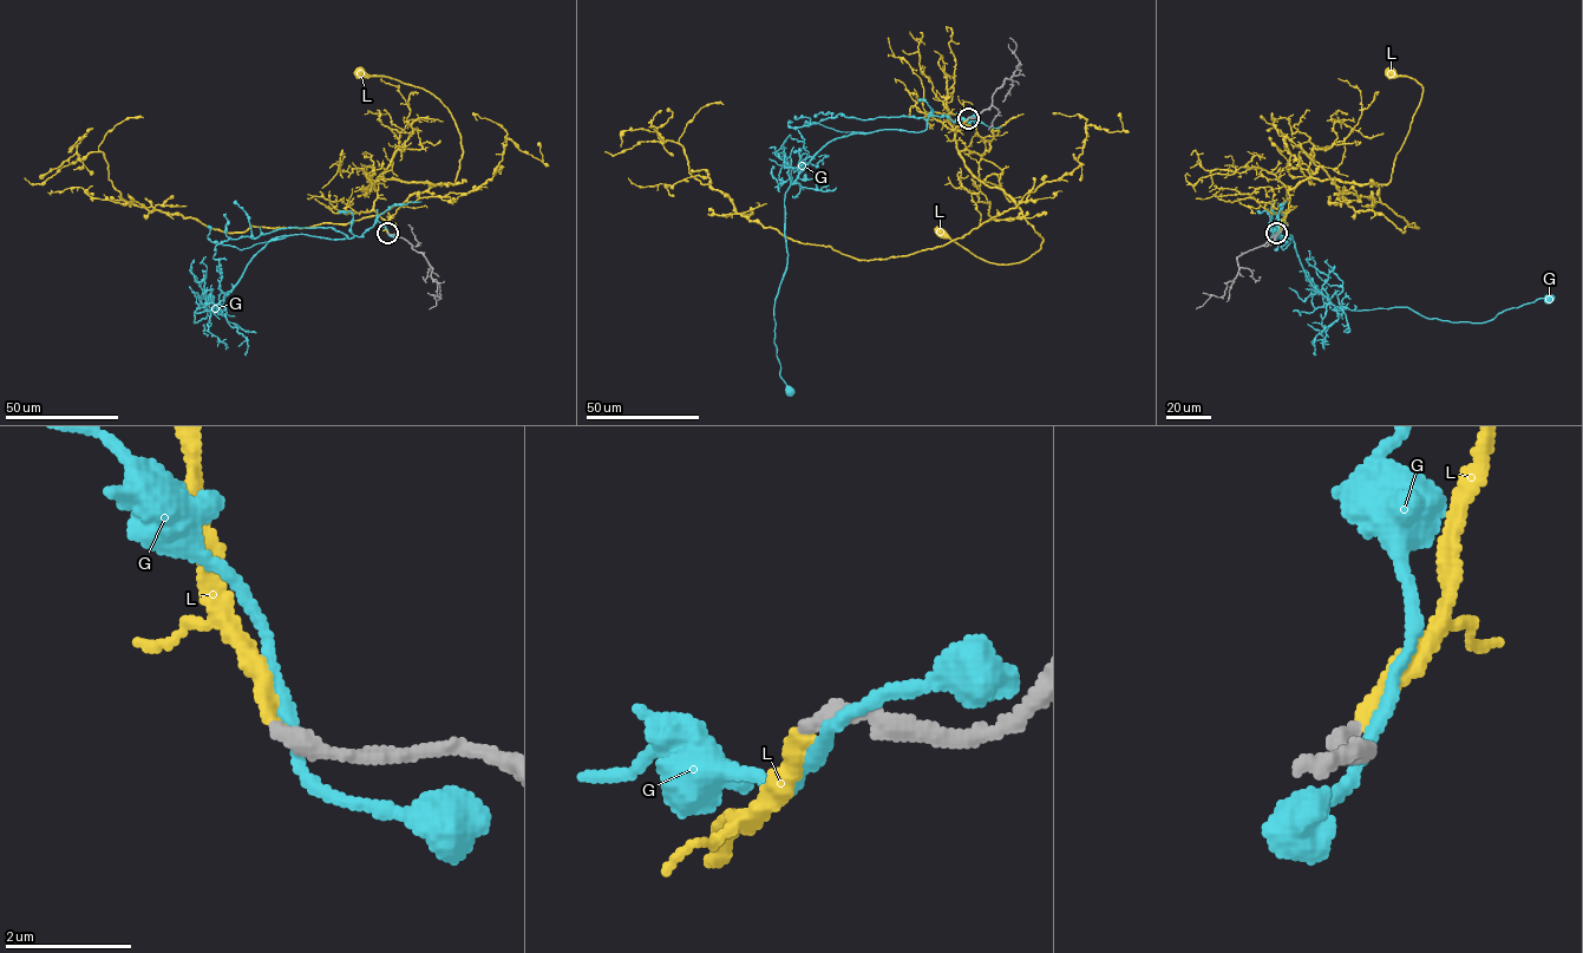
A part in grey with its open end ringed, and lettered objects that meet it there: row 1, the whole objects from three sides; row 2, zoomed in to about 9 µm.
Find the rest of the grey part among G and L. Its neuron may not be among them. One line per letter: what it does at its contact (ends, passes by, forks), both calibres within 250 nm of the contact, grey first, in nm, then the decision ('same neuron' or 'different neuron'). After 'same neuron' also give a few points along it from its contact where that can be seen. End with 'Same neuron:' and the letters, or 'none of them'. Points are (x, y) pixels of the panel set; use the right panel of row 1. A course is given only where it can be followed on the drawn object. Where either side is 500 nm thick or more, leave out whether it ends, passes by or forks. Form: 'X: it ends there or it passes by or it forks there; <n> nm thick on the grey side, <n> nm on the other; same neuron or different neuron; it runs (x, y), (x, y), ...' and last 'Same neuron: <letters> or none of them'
G: it passes by; 320 nm thick on the grey side, 200 nm on the other; different neuron
L: it ends there; 280 nm thick on the grey side, 240 nm on the other; same neuron; it runs (1276, 234), (1288, 209), (1288, 191), (1306, 180), (1389, 181), (1423, 92), (1415, 79), (1391, 72)
Same neuron: L

